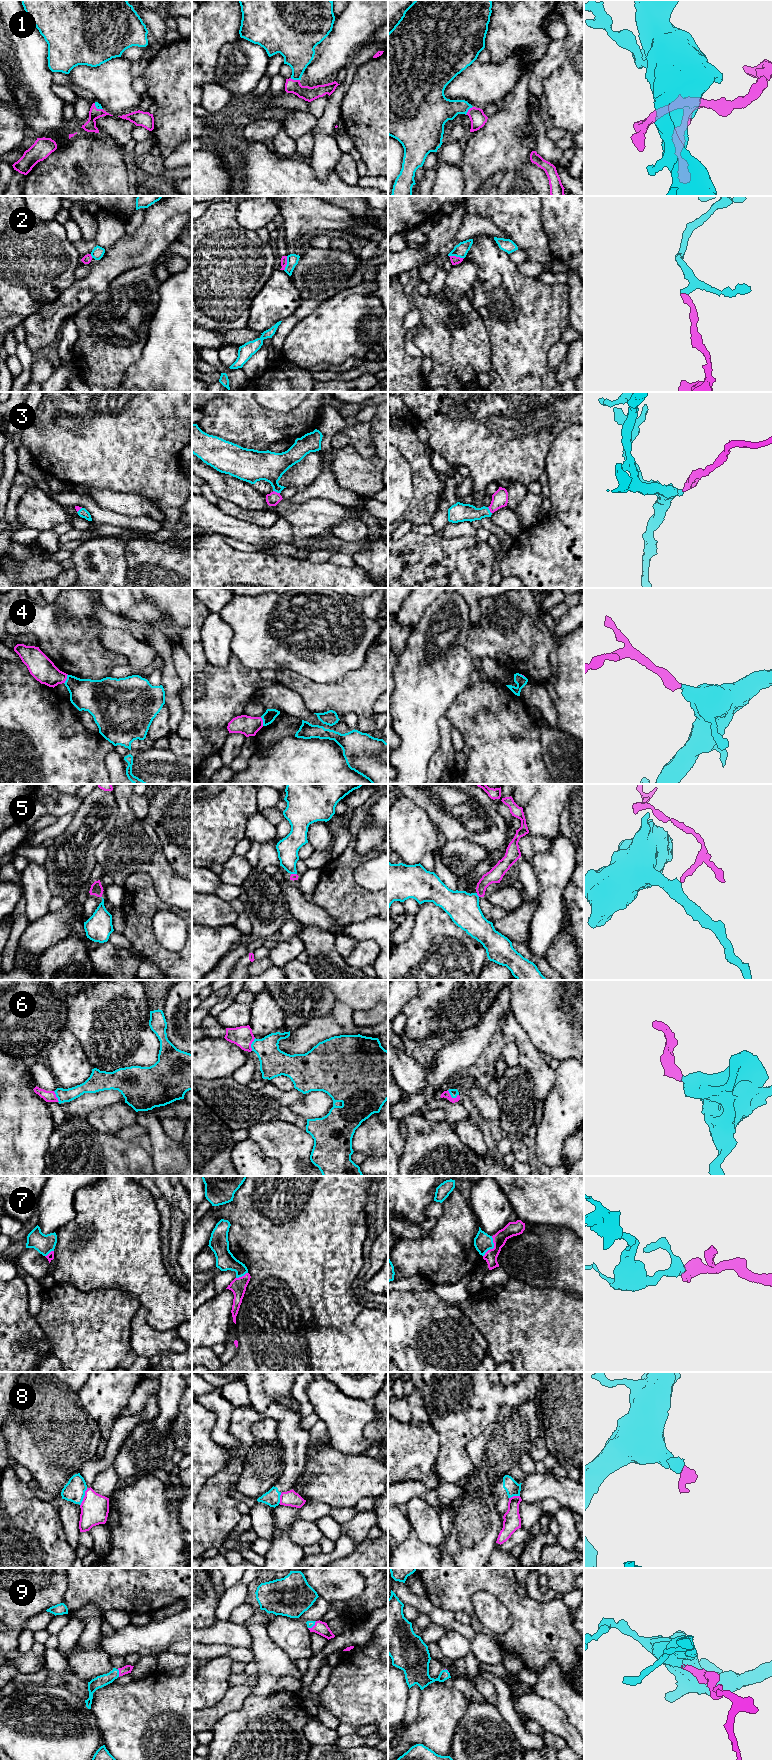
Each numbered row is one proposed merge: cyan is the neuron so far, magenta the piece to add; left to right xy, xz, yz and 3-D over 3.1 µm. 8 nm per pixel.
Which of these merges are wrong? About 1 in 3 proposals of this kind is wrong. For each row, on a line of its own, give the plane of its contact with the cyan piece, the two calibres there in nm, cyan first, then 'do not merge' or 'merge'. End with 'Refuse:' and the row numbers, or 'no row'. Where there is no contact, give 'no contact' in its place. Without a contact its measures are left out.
1: xz | 260/120 nm | merge
2: yz | 110/70 nm | do not merge
3: xz | 240/110 nm | merge
4: xy | 260/190 nm | merge
5: yz | 260/120 nm | do not merge
6: yz | 60/60 nm | merge
7: yz | 150/110 nm | merge
8: xy | 170/220 nm | merge
9: xy | 100/70 nm | merge
Refuse: 2, 5

